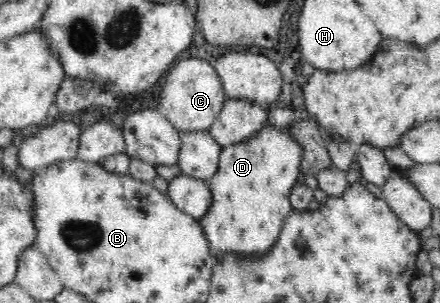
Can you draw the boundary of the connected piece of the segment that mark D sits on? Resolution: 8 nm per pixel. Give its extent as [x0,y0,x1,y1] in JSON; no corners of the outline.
[198,125,301,259]

